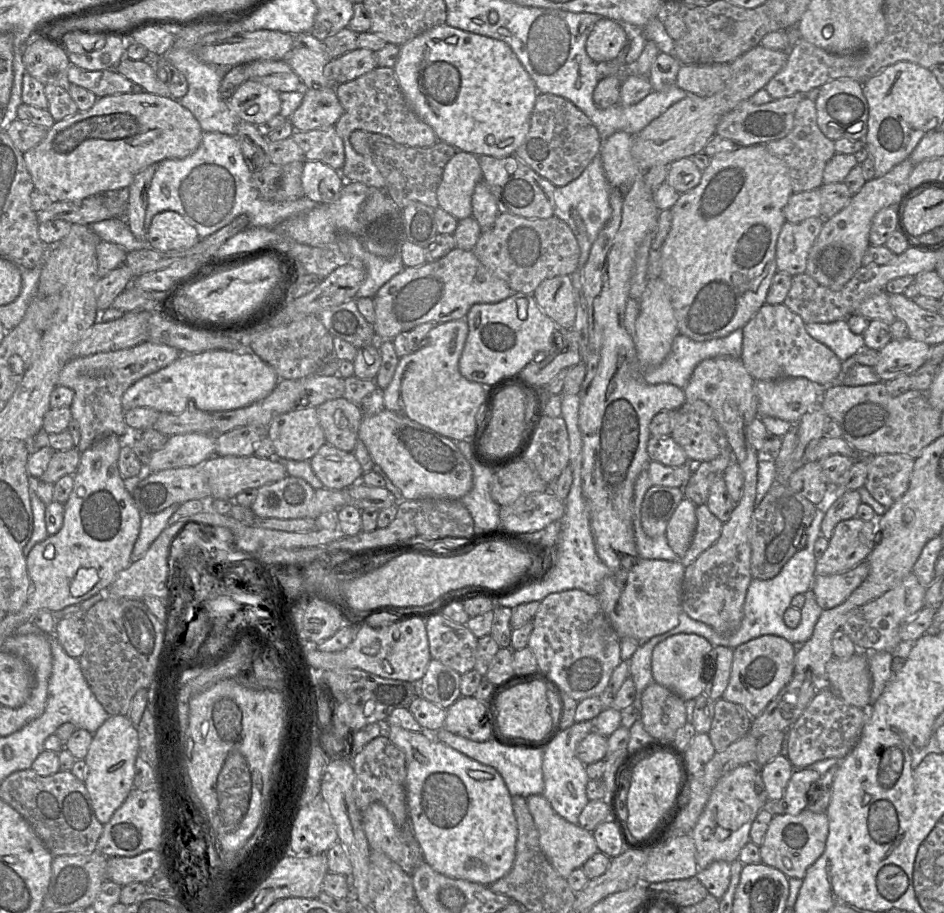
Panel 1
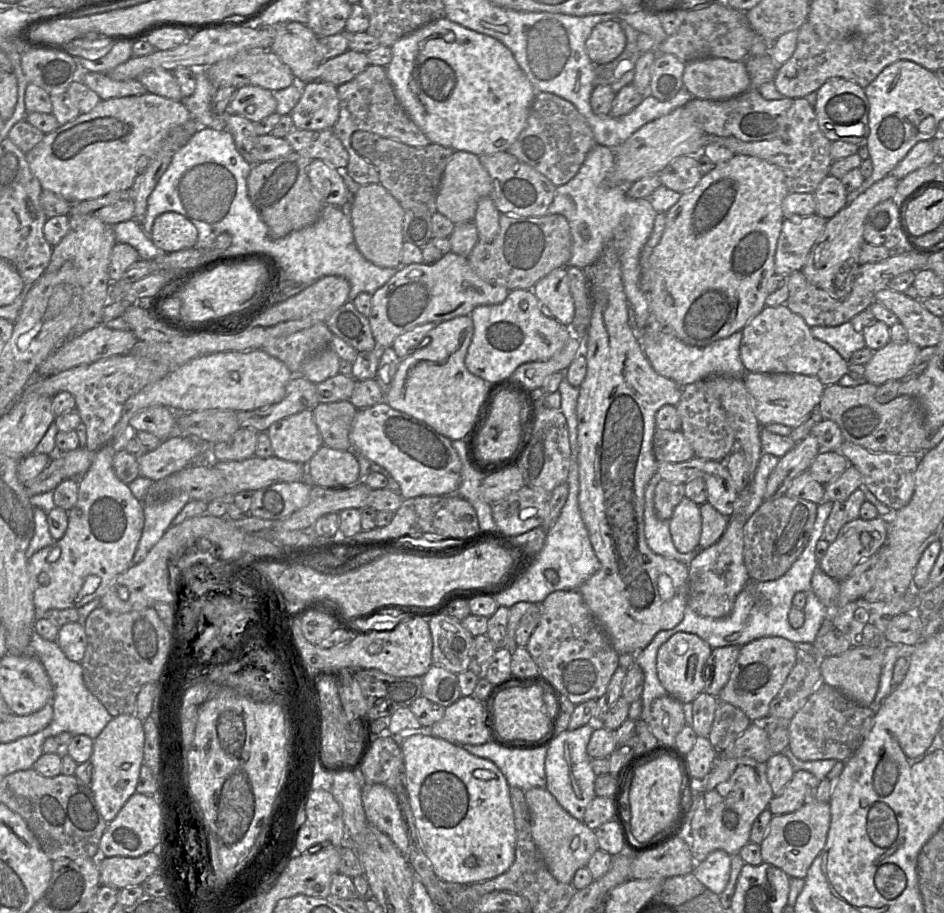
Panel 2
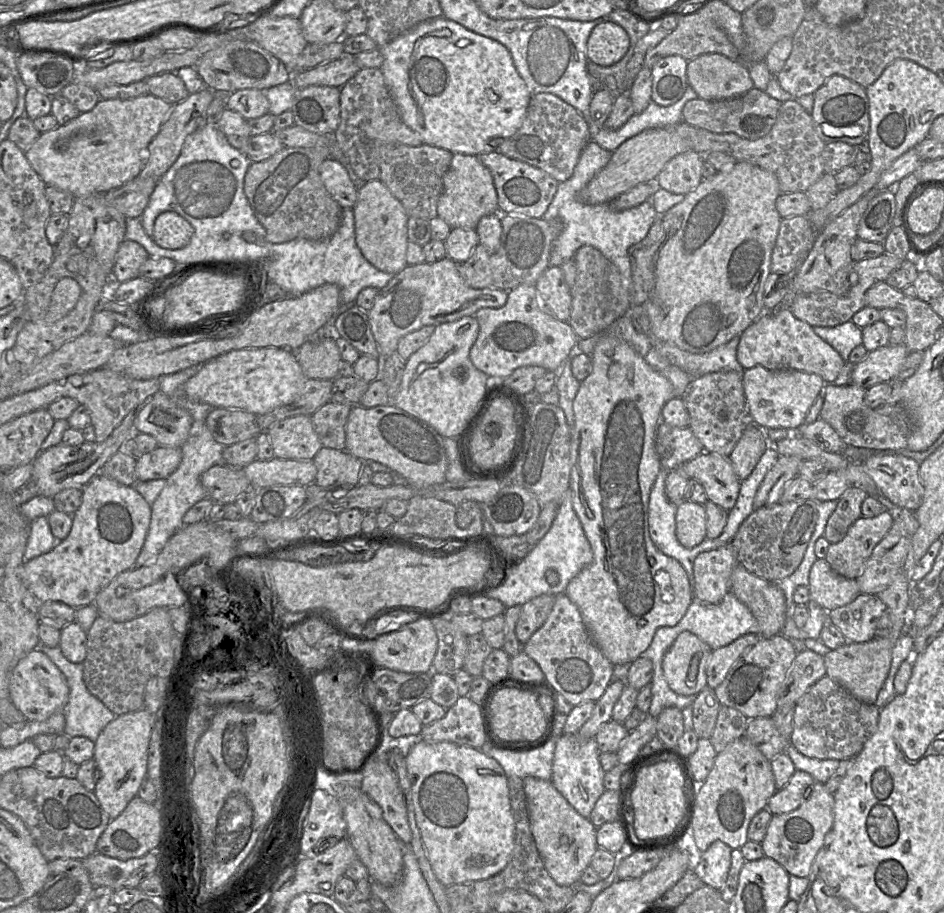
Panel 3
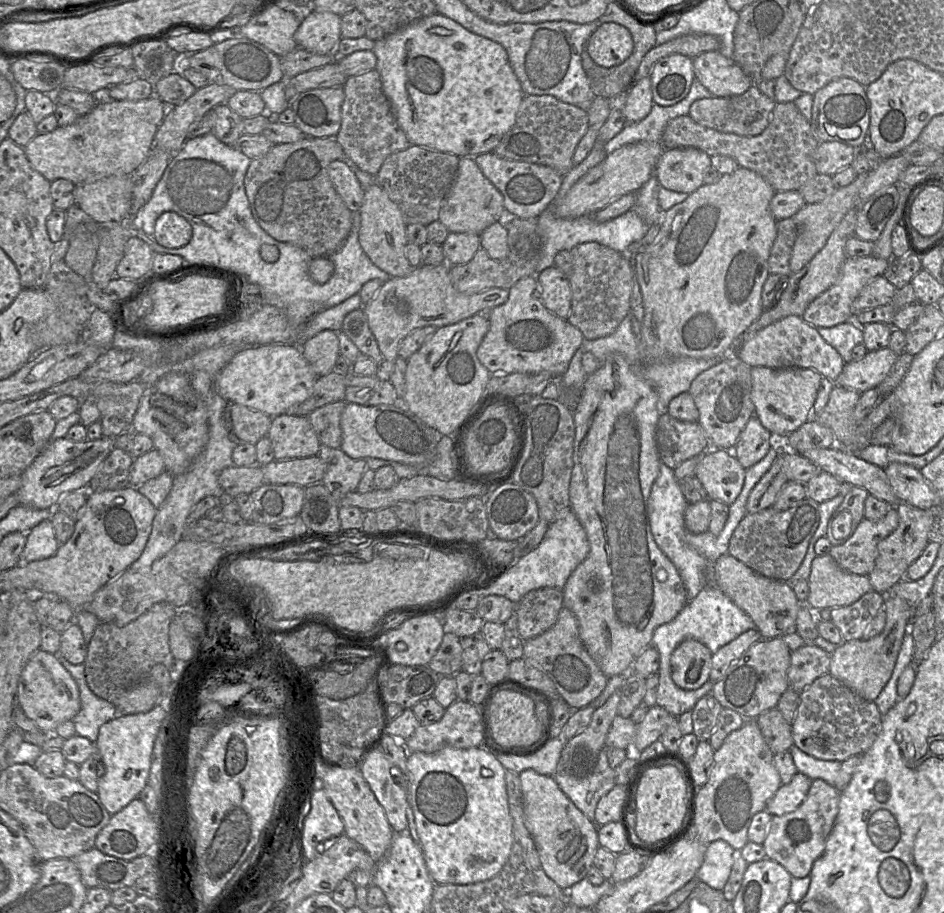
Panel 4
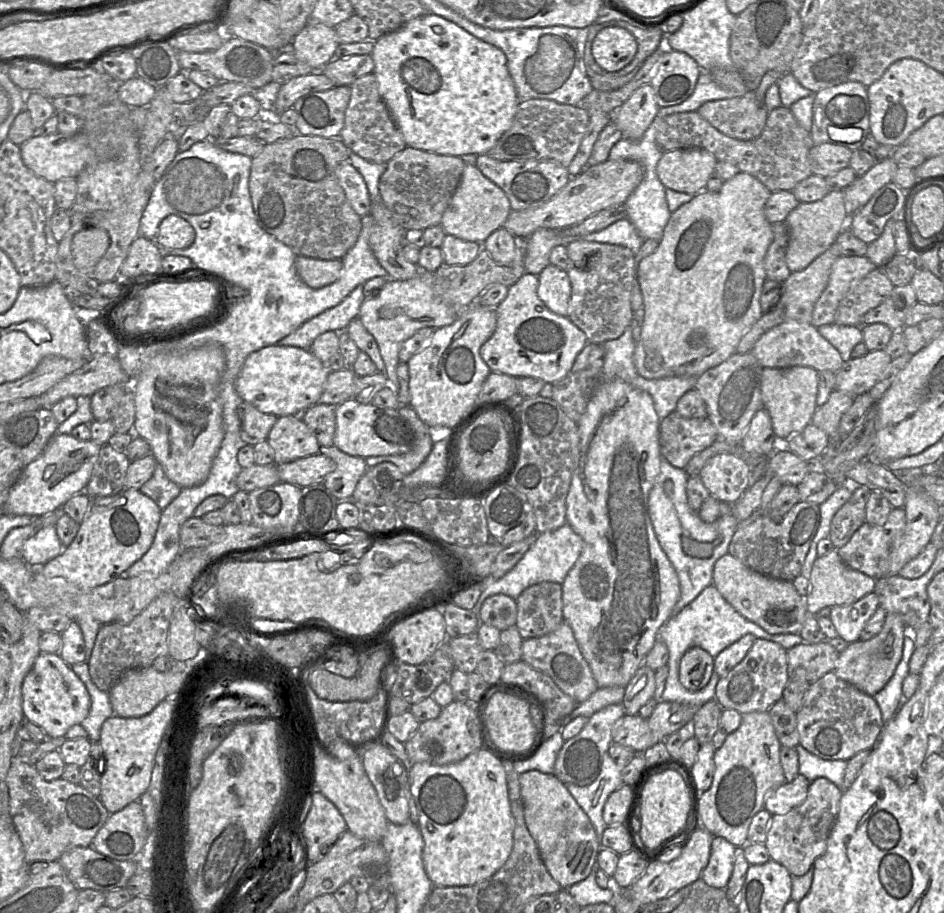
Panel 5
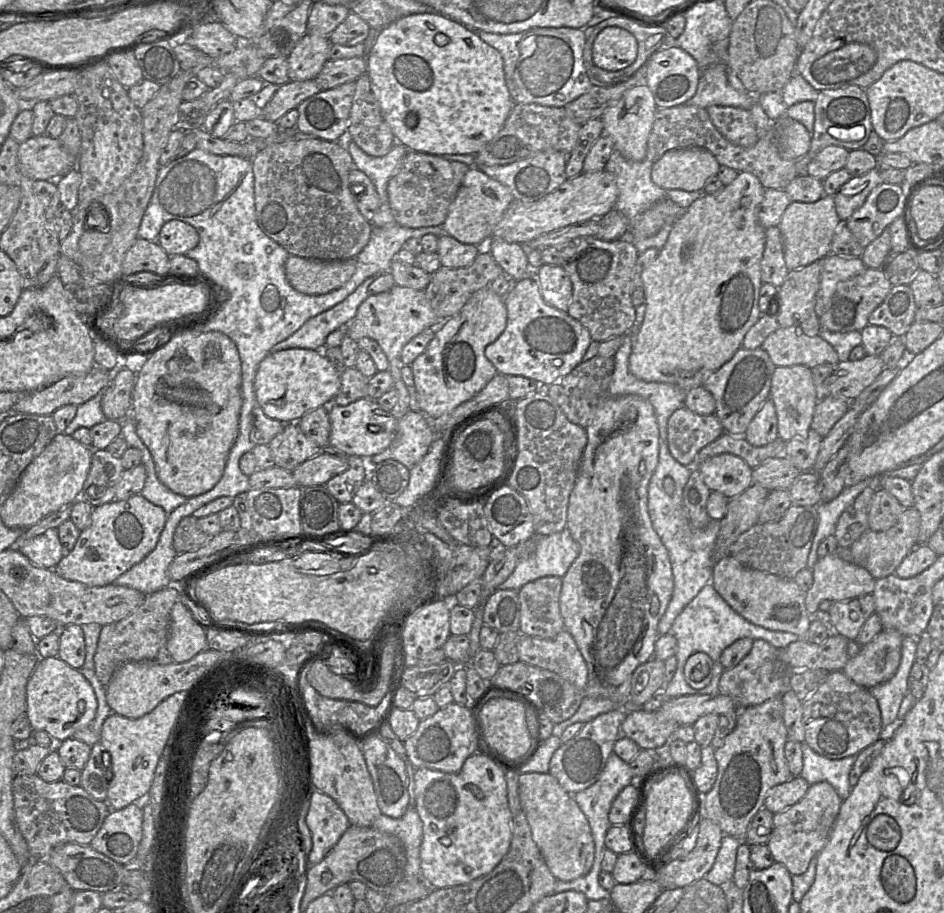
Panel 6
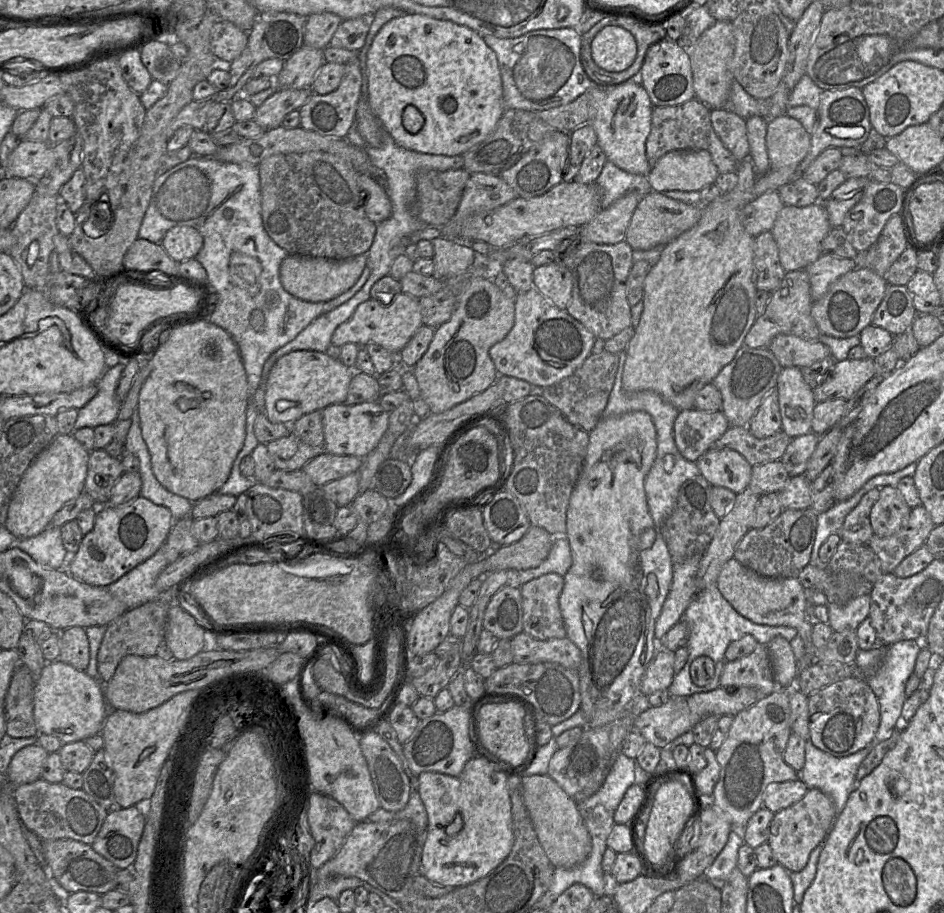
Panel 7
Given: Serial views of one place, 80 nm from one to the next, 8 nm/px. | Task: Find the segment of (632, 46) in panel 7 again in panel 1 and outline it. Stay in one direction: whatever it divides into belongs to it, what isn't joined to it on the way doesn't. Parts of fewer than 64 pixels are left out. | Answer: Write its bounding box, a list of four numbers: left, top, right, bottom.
[586,18,627,63]

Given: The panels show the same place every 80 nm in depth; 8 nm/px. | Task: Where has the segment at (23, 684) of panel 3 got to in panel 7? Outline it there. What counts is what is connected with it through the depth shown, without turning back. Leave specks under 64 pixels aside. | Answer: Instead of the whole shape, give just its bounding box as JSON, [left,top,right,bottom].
[34,659,110,744]

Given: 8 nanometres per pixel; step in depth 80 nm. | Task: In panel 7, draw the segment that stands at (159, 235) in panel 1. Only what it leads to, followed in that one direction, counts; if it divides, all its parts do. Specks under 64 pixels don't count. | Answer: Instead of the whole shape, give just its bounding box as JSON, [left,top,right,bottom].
[161,226,203,263]

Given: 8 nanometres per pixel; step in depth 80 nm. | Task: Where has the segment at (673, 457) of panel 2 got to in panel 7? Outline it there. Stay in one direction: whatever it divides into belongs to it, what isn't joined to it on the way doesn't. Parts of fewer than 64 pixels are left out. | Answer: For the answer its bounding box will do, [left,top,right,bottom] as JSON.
[674,410,730,463]

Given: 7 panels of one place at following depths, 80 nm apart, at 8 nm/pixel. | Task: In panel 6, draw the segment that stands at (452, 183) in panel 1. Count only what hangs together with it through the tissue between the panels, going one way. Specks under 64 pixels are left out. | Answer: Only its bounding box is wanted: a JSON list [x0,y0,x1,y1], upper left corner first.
[442,167,513,245]

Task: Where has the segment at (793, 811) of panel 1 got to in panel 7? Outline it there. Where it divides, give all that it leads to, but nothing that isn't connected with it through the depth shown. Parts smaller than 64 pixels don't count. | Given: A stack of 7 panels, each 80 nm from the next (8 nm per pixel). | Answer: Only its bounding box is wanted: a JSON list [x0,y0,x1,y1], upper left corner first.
[763,779,808,813]

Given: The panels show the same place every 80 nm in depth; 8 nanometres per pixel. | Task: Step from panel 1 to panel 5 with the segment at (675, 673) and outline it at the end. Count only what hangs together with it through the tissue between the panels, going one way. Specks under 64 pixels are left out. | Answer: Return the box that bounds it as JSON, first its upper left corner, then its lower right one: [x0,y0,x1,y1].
[679,647,714,691]

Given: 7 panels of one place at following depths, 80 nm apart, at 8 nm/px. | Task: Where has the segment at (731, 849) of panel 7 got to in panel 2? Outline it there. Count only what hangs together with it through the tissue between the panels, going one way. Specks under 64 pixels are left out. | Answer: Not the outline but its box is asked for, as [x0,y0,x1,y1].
[693,850,731,895]

